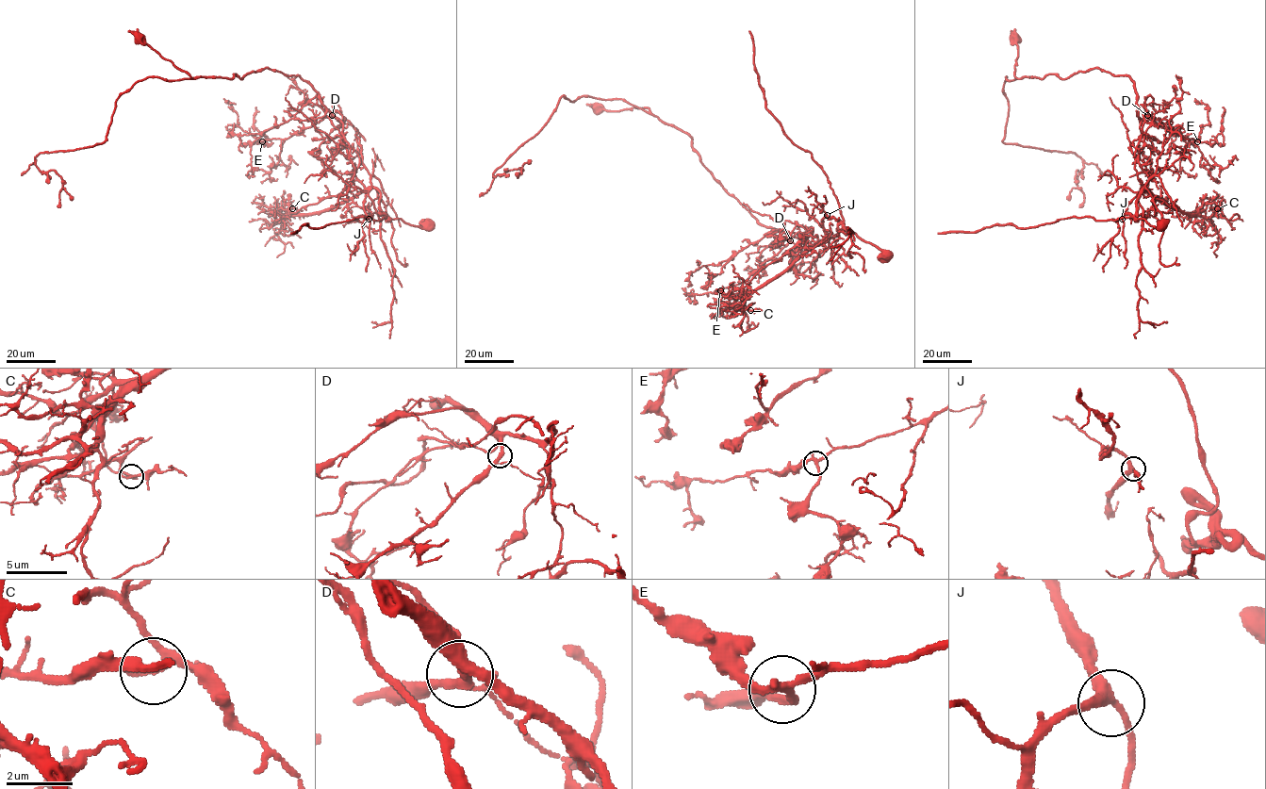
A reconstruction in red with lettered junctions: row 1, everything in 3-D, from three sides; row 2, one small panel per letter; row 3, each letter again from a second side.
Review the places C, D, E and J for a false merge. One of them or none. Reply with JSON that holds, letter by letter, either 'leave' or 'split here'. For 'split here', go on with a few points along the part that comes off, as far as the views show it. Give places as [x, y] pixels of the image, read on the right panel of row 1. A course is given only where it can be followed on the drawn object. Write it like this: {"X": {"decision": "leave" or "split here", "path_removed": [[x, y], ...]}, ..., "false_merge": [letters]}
{"C": {"decision": "split here", "path_removed": [[1217, 208], [1208, 217], [1192, 216], [1143, 188], [1137, 212], [1116, 220], [1076, 217], [938, 234]]}, "D": {"decision": "leave"}, "E": {"decision": "leave"}, "J": {"decision": "leave"}, "false_merge": ["C"]}

